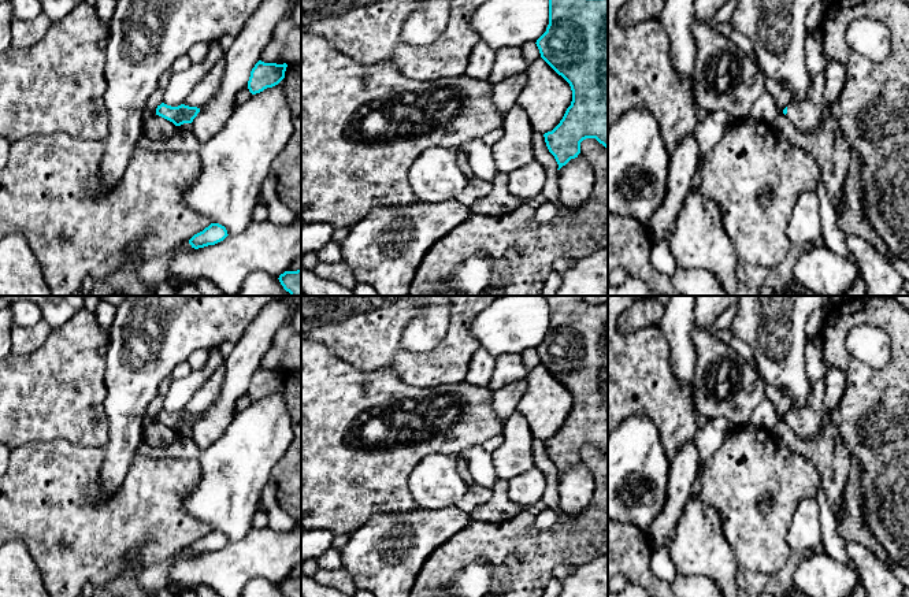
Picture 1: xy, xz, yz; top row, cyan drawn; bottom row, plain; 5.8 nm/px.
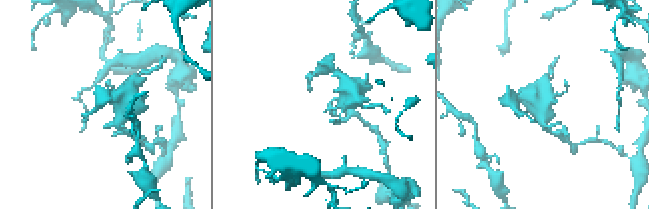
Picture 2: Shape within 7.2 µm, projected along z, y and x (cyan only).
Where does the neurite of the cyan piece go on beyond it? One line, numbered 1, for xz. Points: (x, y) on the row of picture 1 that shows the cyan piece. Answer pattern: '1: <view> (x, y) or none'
1: none

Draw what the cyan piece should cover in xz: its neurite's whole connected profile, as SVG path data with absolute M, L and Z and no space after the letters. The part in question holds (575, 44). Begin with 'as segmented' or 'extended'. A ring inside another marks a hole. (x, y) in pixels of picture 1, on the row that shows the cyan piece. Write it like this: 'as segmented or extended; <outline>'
as segmented; M549 0L549 25L537 40L541 58L571 86L572 101L560 123L543 134L559 168L580 153L580 142L596 138L608 148L608 0Z

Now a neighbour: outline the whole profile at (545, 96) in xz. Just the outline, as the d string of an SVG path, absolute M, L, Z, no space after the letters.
M541 56L527 66L527 81L516 104L527 114L533 131L552 131L572 101L569 84Z

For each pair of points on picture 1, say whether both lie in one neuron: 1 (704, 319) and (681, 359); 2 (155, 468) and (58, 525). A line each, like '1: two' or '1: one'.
1: two
2: one

